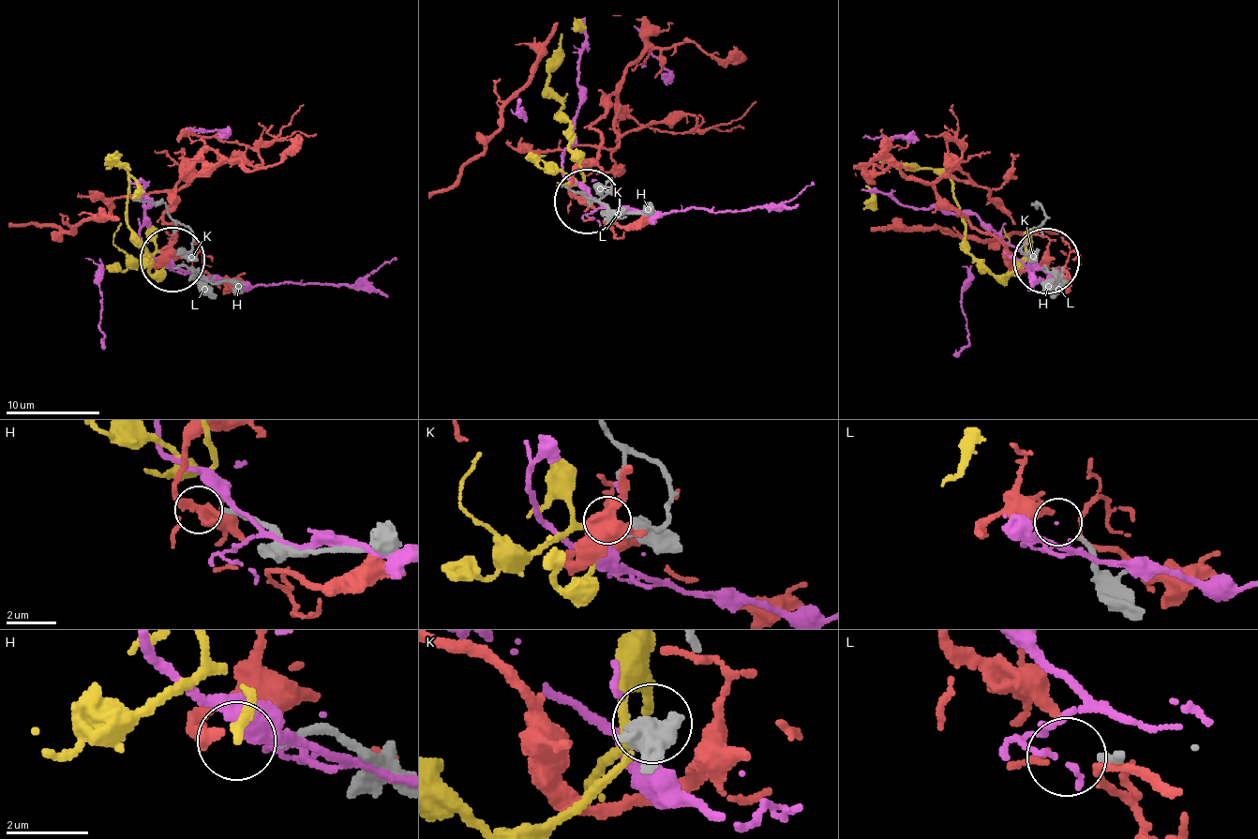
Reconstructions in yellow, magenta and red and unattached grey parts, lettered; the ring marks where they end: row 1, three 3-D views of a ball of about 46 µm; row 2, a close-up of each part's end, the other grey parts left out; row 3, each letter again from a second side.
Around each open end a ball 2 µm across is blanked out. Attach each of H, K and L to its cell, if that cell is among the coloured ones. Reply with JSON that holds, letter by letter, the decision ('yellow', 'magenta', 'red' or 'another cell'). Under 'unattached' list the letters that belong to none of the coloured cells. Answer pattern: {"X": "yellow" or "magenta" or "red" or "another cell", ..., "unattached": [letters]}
{"H": "another cell", "K": "another cell", "L": "another cell", "unattached": ["H", "K", "L"]}

